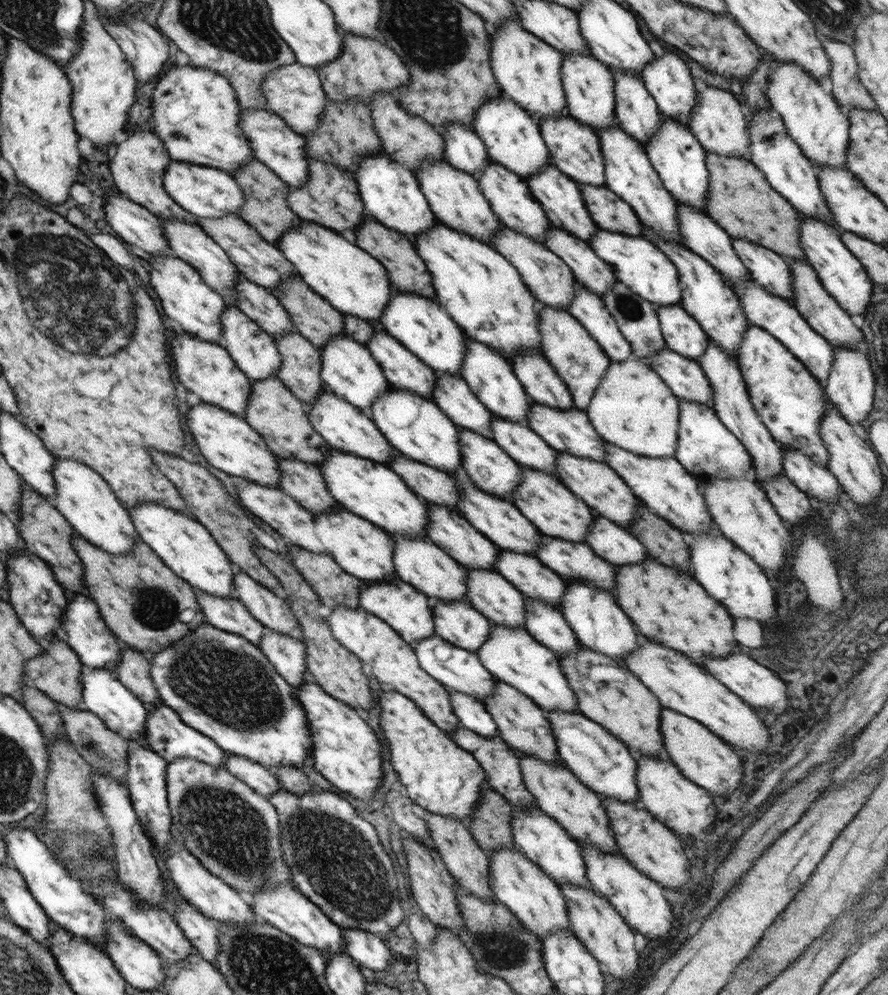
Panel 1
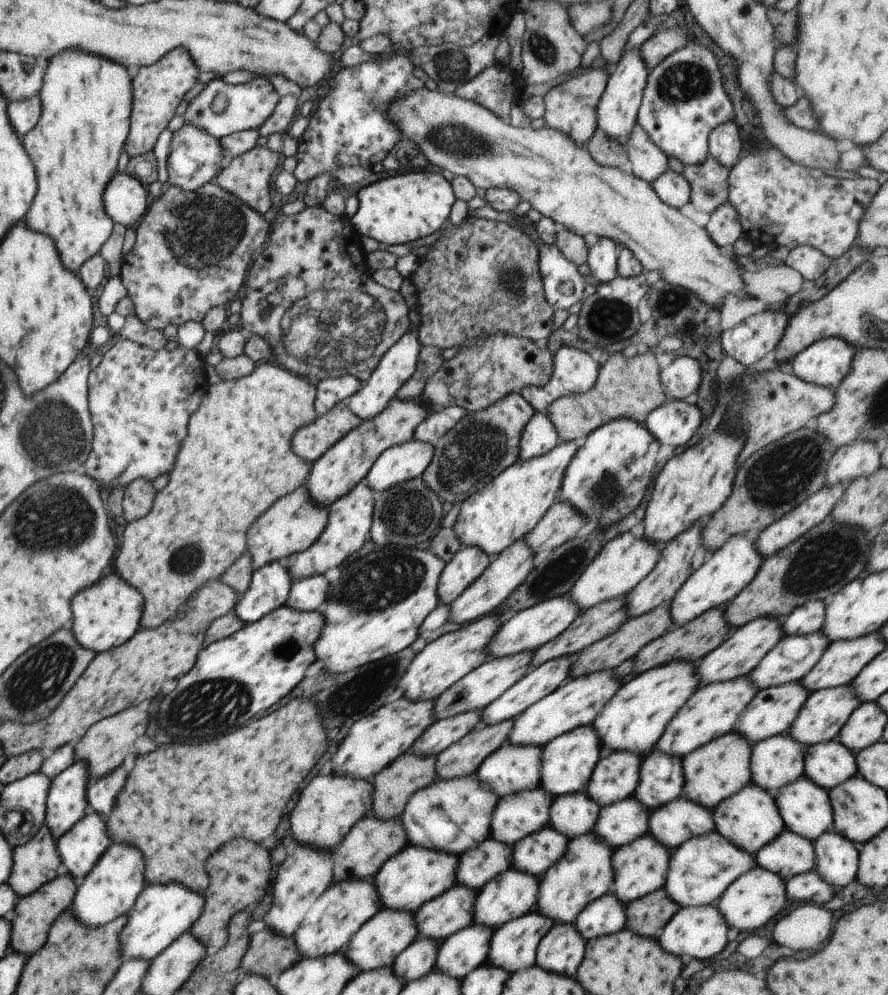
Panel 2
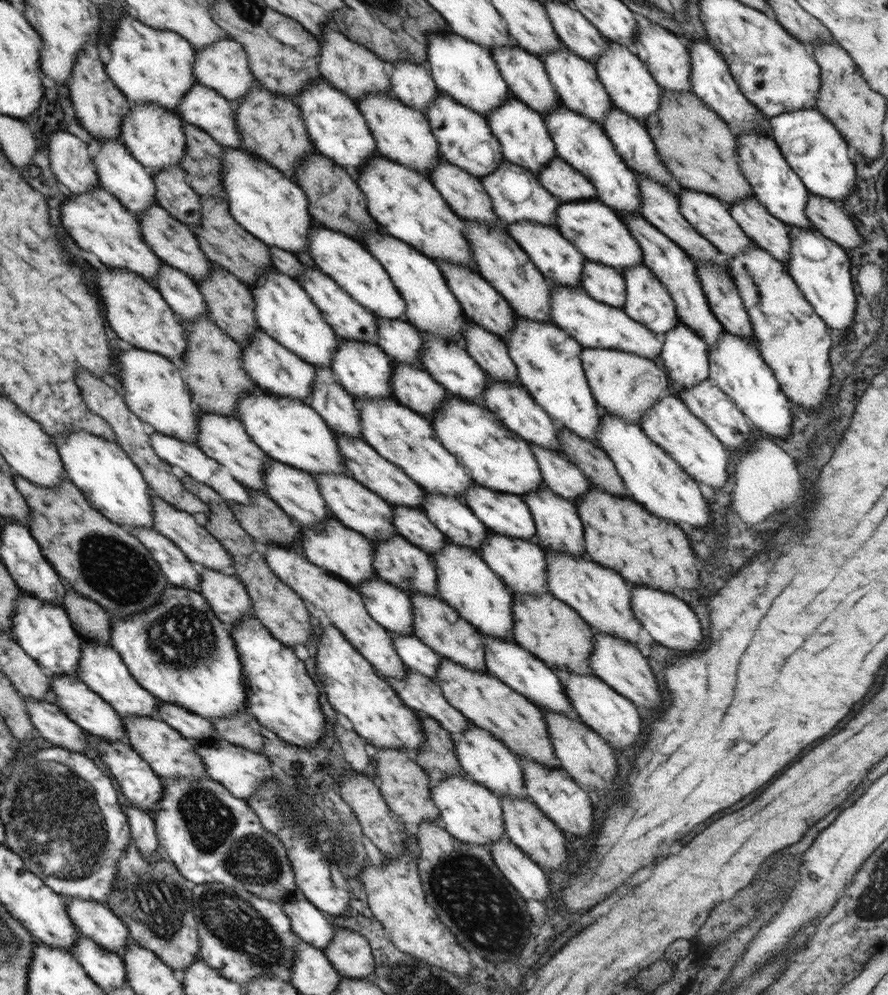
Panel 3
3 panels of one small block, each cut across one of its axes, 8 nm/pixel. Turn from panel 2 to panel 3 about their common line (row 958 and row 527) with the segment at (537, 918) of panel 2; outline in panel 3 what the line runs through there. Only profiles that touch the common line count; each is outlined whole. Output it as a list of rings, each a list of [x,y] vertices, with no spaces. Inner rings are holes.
[[[476,484],[466,490],[462,501],[490,532],[526,540],[536,536],[536,523],[529,506],[518,495],[496,492]]]

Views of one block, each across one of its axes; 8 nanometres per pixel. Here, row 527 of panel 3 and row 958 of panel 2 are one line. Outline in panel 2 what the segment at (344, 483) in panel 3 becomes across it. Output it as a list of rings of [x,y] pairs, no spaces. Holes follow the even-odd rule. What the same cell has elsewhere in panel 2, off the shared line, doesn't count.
[[[380,909],[350,939],[350,944],[346,947],[346,958],[358,966],[359,971],[393,965],[398,955],[418,938],[414,915],[414,911]]]

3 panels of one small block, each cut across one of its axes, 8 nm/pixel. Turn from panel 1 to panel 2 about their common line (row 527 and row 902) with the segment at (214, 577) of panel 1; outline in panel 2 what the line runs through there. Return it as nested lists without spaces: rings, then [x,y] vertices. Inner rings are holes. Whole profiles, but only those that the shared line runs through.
[[[180,882],[168,884],[151,884],[137,898],[130,910],[129,924],[121,934],[124,960],[130,958],[146,958],[152,960],[164,953],[173,942],[188,933],[198,918],[205,912],[207,899],[200,891],[190,890]]]

